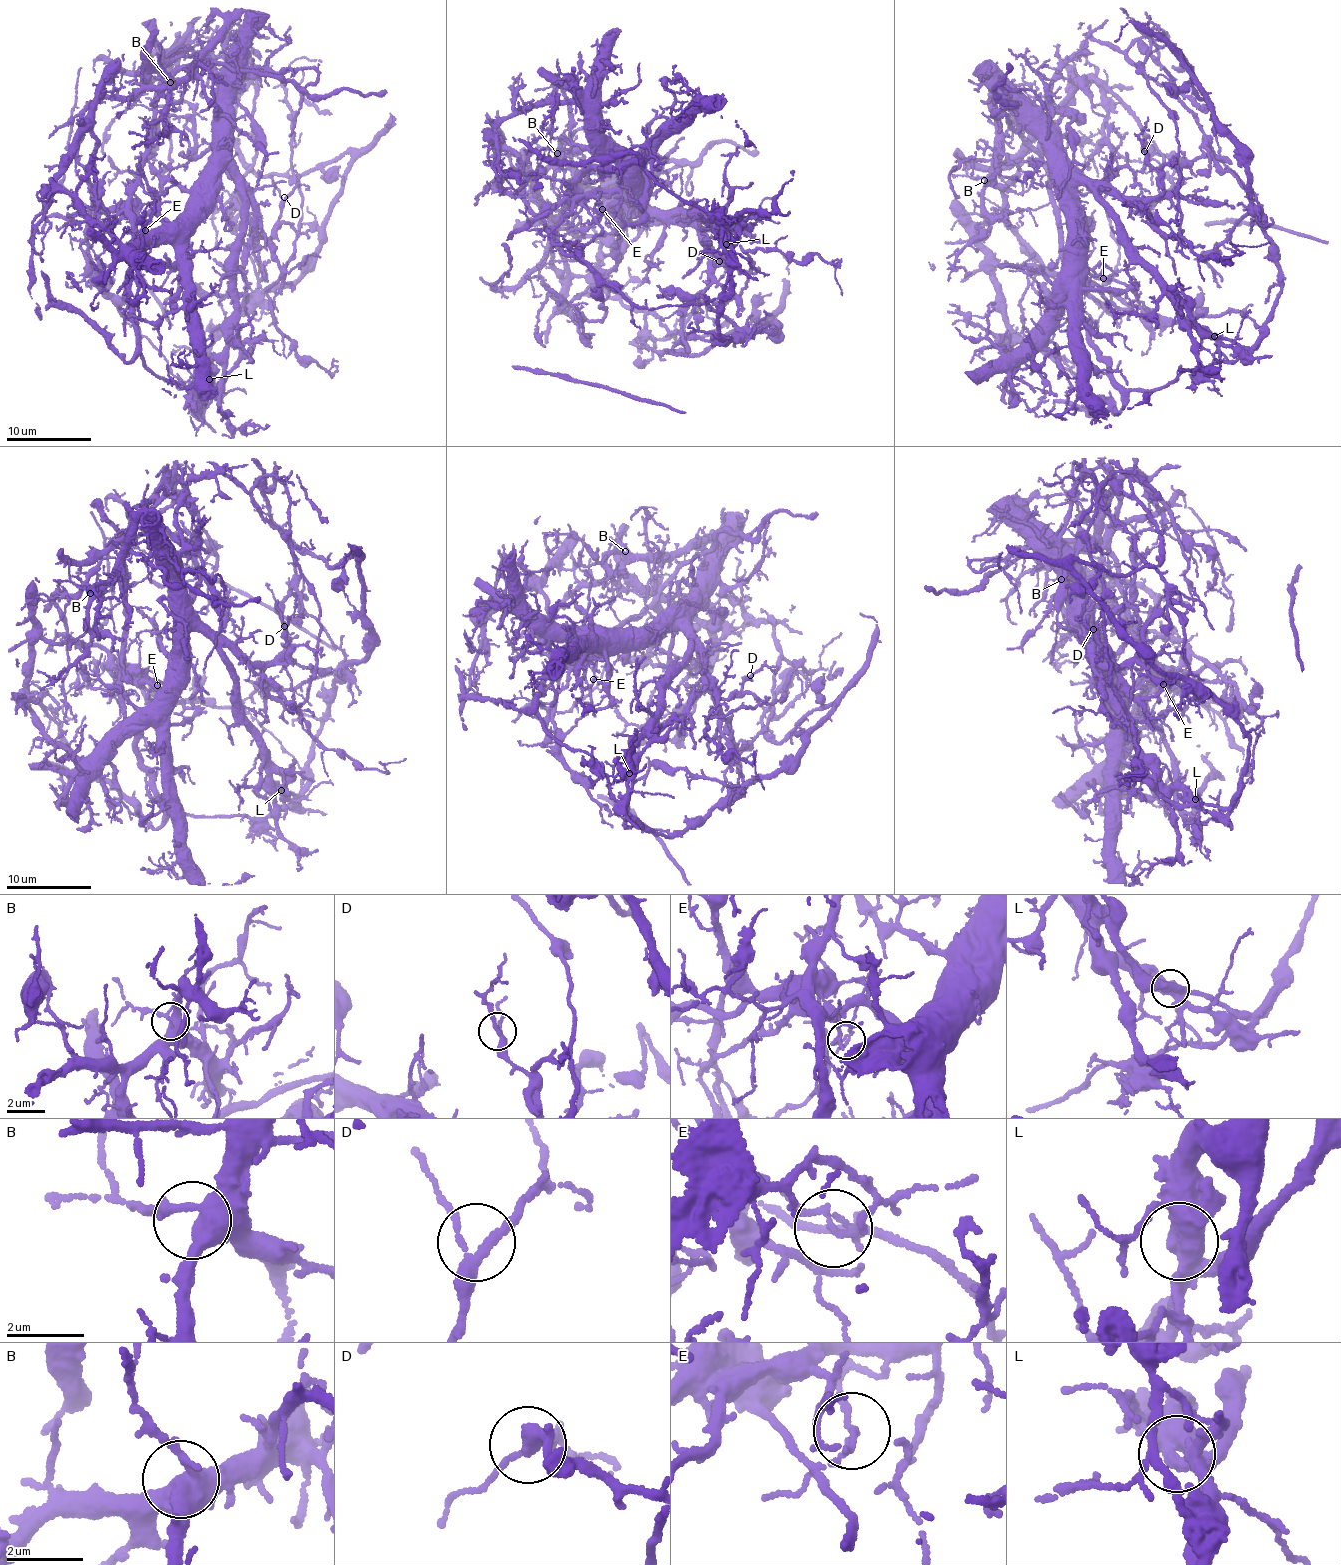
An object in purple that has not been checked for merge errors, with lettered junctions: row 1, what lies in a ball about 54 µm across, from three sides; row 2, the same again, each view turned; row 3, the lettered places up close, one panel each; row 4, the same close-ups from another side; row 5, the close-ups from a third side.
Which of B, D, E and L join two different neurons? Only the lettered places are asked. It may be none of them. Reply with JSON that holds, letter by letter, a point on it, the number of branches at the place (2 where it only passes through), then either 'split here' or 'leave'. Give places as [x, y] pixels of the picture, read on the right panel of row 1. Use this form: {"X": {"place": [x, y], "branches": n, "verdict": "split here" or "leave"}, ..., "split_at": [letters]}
{"B": {"place": [984, 180], "branches": 4, "verdict": "leave"}, "D": {"place": [1144, 151], "branches": 3, "verdict": "leave"}, "E": {"place": [1103, 278], "branches": 2, "verdict": "split here"}, "L": {"place": [1214, 336], "branches": 4, "verdict": "split here"}, "split_at": ["E", "L"]}

